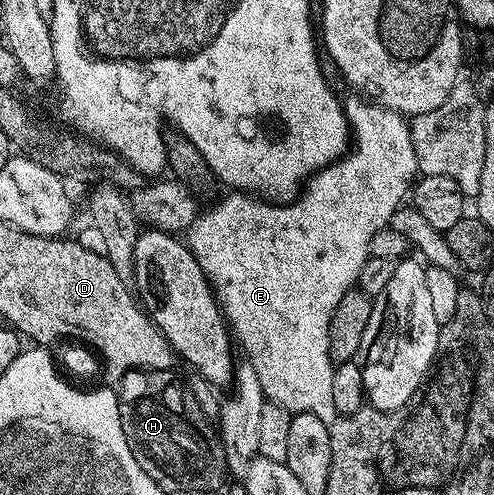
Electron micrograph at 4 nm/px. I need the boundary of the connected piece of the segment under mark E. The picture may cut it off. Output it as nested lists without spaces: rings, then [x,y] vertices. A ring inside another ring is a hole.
[[[353,97],[344,102],[353,149],[337,162],[311,174],[293,202],[275,204],[245,192],[230,192],[219,206],[212,207],[207,214],[199,213],[184,231],[184,241],[206,273],[207,281],[212,283],[225,321],[237,345],[238,342],[242,345],[245,361],[252,364],[263,395],[291,415],[320,416],[328,424],[336,417],[332,404],[335,363],[330,357],[328,340],[332,312],[336,312],[336,304],[357,283],[360,268],[364,268],[370,257],[372,236],[389,227],[390,218],[403,205],[402,197],[411,193],[419,173],[410,139],[410,122],[365,97]]]

